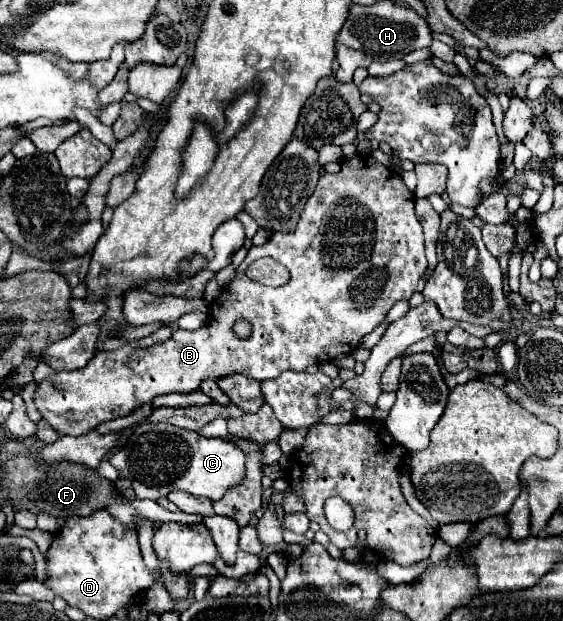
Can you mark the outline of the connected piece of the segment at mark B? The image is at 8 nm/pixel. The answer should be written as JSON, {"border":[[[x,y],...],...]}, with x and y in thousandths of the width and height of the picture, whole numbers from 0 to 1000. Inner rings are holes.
{"border":[[[629,251],[622,258],[607,258],[607,274],[600,280],[572,280],[568,290],[565,290],[565,300],[558,306],[558,312],[547,319],[544,332],[540,332],[540,341],[529,354],[529,364],[522,374],[515,377],[483,377],[483,383],[465,393],[465,396],[448,396],[440,403],[440,412],[433,415],[433,422],[423,428],[419,435],[419,444],[416,451],[394,464],[391,477],[380,483],[380,512],[373,512],[373,519],[366,525],[359,525],[355,531],[348,535],[327,535],[327,531],[313,531],[298,551],[288,551],[288,554],[274,554],[266,560],[238,560],[231,554],[220,554],[217,560],[210,564],[199,564],[199,567],[174,567],[153,593],[146,596],[131,596],[131,599],[103,599],[96,605],[89,605],[85,612],[75,612],[64,634],[60,634],[60,647],[64,647],[64,657],[67,663],[75,667],[78,676],[85,676],[85,683],[103,696],[103,699],[124,699],[124,702],[142,702],[142,699],[153,699],[160,696],[167,686],[188,680],[188,676],[199,676],[199,673],[210,673],[210,670],[227,670],[234,667],[242,657],[249,657],[252,651],[263,651],[270,641],[284,638],[284,634],[298,634],[298,631],[320,631],[320,634],[334,634],[334,631],[345,631],[352,628],[352,622],[362,615],[362,612],[391,612],[391,609],[401,609],[401,605],[412,605],[412,602],[433,602],[433,605],[444,605],[451,612],[487,612],[494,609],[501,599],[508,596],[519,596],[519,599],[540,599],[547,589],[554,586],[575,586],[575,583],[586,583],[593,580],[597,573],[604,570],[625,570],[639,551],[643,551],[643,541],[661,535],[689,506],[689,499],[707,486],[707,483],[718,483],[718,480],[728,480],[735,470],[739,470],[739,454],[742,448],[757,438],[760,425],[757,425],[757,412],[753,412],[753,380],[750,380],[750,367],[746,367],[746,357],[735,345],[735,312],[721,303],[721,296],[714,293],[714,287],[707,283],[707,277],[671,264],[661,251]],[[465,412],[480,412],[487,419],[494,419],[497,425],[504,425],[515,438],[515,454],[508,461],[497,461],[497,464],[472,464],[458,454],[448,454],[433,435],[455,419],[455,415],[465,415]],[[423,515],[437,515],[448,528],[448,538],[440,544],[423,544],[419,535],[416,535],[416,522]]]}

